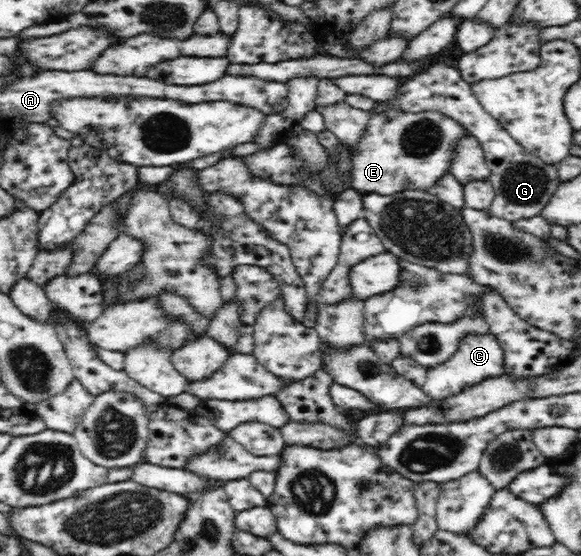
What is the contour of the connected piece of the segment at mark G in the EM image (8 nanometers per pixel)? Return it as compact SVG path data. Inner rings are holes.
M442 62L429 64L428 67L413 74L411 79L399 85L399 93L394 104L382 105L377 102L377 107L372 113L380 114L396 109L411 113L445 114L475 136L485 152L486 163L491 170L489 180L494 189L494 200L487 210L497 217L514 222L539 216L563 182L558 173L558 163L545 162L537 157L536 153L519 145L517 140L513 139L510 133L485 111L473 93L471 85L460 76L457 68Z

